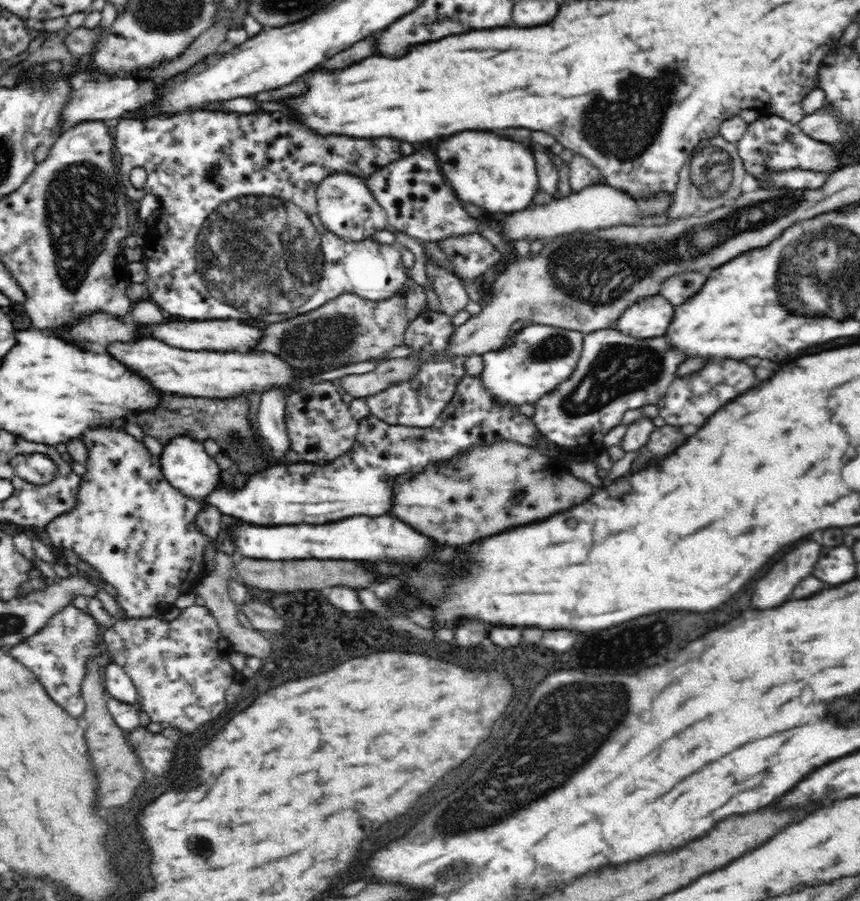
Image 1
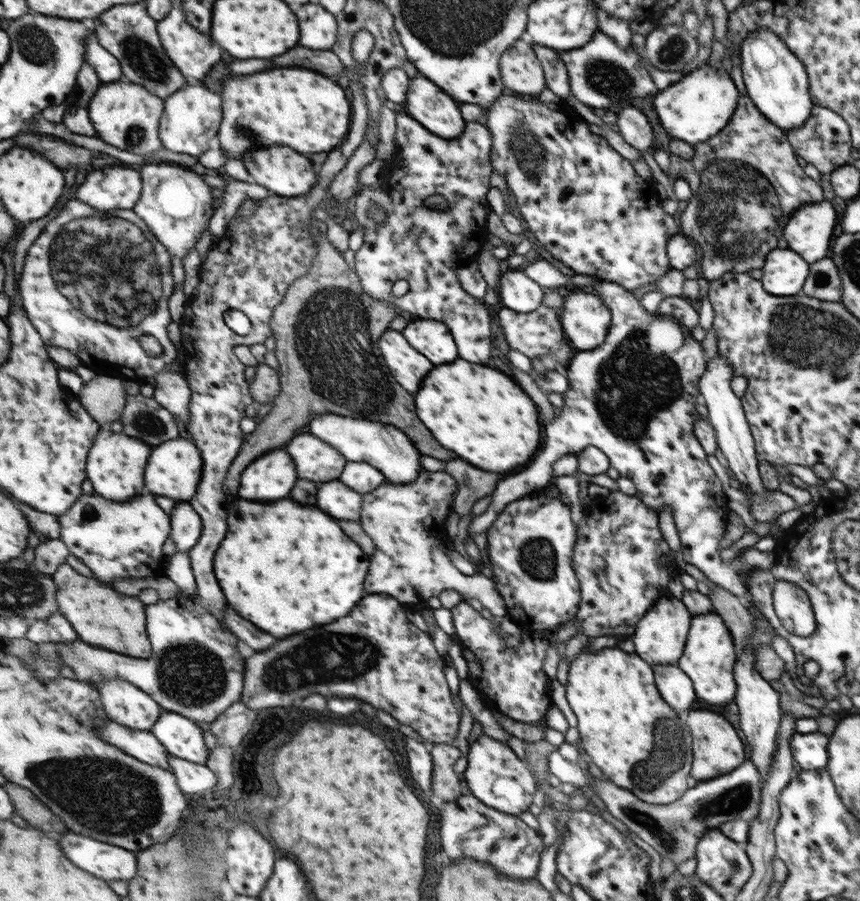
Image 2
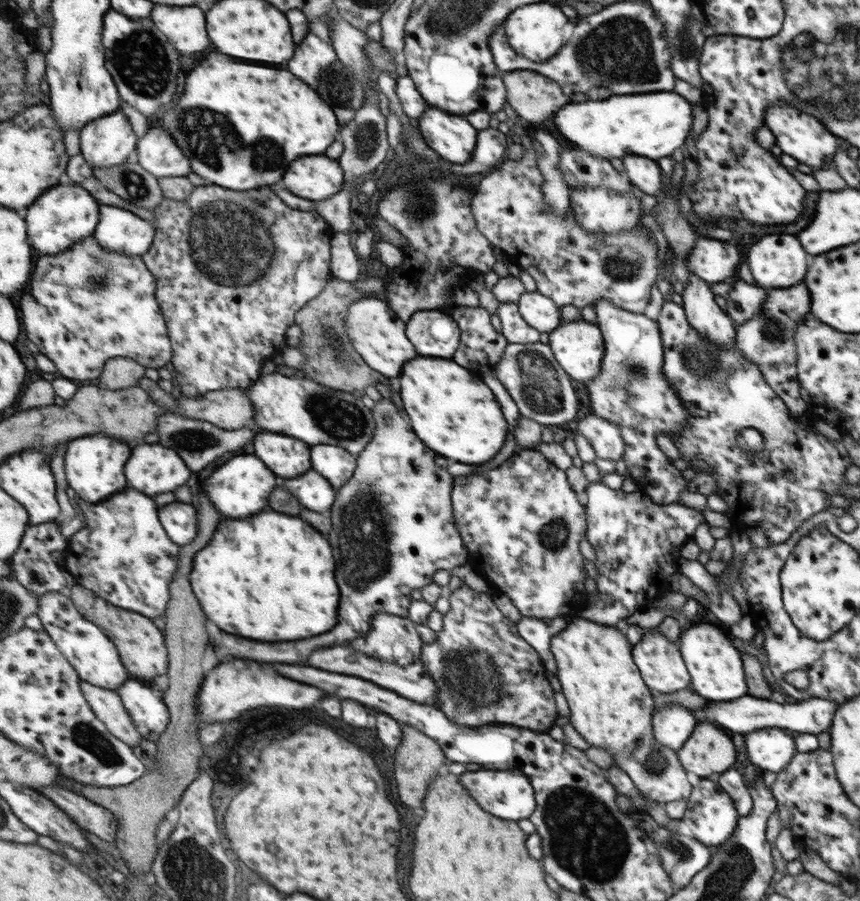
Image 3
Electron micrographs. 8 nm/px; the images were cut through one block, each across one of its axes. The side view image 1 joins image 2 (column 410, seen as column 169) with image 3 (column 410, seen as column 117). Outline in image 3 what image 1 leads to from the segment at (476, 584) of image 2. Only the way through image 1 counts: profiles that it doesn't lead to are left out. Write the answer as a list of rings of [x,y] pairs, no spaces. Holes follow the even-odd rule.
[[[381,394],[381,400],[375,402],[371,408],[375,430],[373,438],[365,446],[363,452],[357,454],[357,468],[353,476],[347,480],[345,488],[337,490],[337,502],[329,510],[333,514],[333,530],[329,534],[329,542],[333,544],[333,552],[337,552],[337,584],[341,588],[341,624],[333,628],[333,632],[317,636],[317,640],[301,640],[301,642],[285,642],[285,644],[263,644],[253,642],[241,636],[223,634],[223,640],[215,644],[215,654],[221,660],[233,660],[231,656],[249,656],[263,662],[305,662],[313,650],[331,648],[335,644],[351,644],[349,640],[361,640],[373,630],[373,616],[391,614],[403,616],[407,614],[409,606],[409,592],[411,588],[423,588],[425,584],[433,582],[433,574],[437,570],[453,570],[463,566],[467,560],[465,542],[457,532],[455,518],[453,518],[453,504],[451,504],[451,474],[447,470],[433,464],[433,452],[425,448],[415,434],[411,432],[409,420],[401,414],[395,404],[389,400],[389,394]],[[391,416],[391,424],[383,418]],[[355,538],[355,540],[347,540]]]

